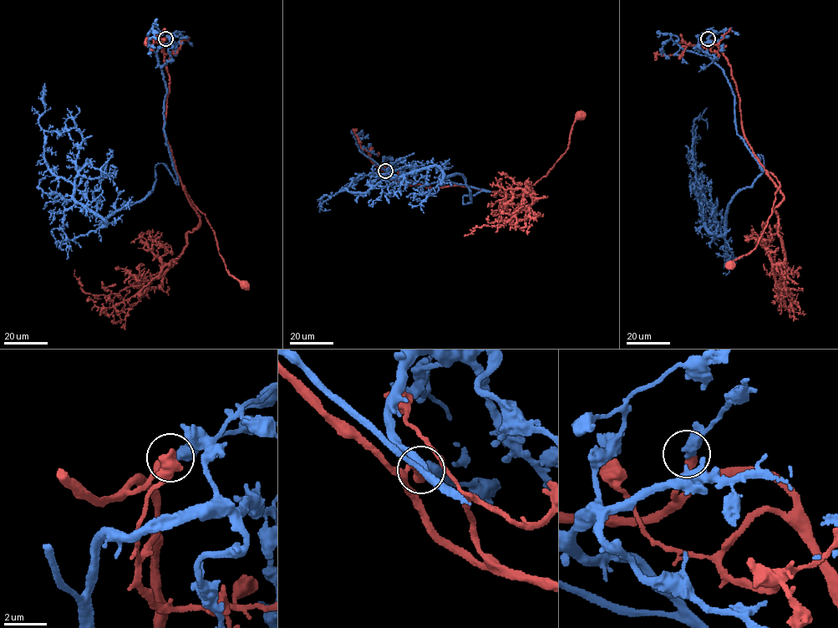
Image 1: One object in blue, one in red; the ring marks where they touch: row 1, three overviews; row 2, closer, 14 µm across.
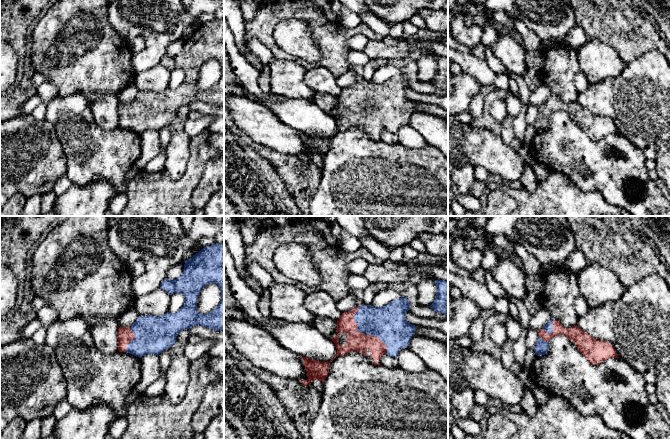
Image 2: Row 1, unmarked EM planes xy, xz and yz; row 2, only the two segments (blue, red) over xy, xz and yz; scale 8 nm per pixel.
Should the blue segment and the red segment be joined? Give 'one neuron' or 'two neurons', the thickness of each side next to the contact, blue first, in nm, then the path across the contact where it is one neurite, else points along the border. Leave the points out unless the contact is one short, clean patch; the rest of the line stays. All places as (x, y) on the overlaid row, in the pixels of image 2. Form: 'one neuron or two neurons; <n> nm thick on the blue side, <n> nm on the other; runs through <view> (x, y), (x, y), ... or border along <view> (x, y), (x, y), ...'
two neurons; 280 nm thick on the blue side, 160 nm on the other

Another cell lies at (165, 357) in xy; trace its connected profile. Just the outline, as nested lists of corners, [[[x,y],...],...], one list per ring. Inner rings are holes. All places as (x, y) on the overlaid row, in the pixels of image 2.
[[[170,348],[159,354],[159,361],[162,371],[167,372],[171,359]]]

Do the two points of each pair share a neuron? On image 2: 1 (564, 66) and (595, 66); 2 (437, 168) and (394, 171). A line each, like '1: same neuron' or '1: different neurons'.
1: different neurons
2: same neuron

